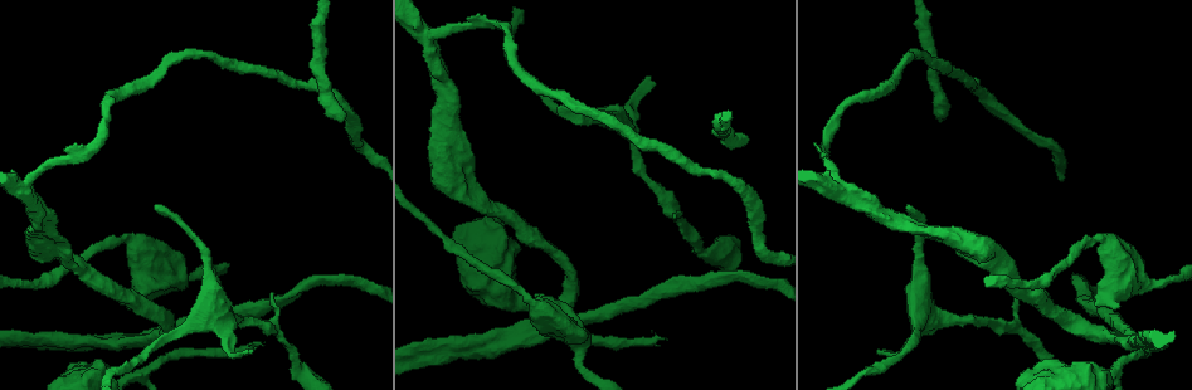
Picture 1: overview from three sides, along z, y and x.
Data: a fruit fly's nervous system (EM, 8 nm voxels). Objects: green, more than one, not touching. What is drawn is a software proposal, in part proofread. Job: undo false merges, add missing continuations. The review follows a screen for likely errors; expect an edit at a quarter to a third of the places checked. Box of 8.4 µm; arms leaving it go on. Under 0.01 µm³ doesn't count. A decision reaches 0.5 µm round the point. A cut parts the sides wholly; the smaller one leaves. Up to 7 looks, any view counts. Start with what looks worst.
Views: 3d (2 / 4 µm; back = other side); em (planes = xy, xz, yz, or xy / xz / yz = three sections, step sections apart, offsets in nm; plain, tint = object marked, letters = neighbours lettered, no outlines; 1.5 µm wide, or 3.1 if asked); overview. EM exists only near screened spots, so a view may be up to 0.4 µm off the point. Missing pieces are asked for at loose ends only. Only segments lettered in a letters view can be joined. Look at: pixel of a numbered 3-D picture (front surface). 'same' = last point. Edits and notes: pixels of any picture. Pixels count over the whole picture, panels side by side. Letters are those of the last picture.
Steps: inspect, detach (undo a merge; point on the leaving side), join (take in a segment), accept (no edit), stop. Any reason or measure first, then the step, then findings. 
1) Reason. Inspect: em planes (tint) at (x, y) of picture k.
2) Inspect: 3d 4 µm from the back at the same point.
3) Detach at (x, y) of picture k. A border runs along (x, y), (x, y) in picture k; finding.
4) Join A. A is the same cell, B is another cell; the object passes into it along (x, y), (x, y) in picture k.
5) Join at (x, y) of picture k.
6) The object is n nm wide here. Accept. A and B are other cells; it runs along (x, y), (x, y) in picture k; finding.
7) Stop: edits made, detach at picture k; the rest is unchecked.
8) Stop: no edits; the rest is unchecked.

Free end. Inspect: em planes (letters) at (663, 337) of picture 1.

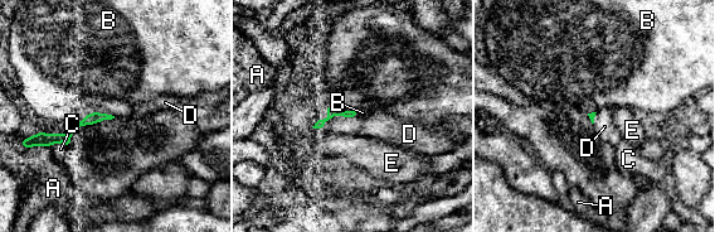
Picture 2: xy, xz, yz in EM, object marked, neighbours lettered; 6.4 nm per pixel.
Join D. D is the same cell, A, B, C and E are other cells; it goes on there.

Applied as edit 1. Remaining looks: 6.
Thin end. Inspect: 3d 4 µm at (649, 78) of picture 1.

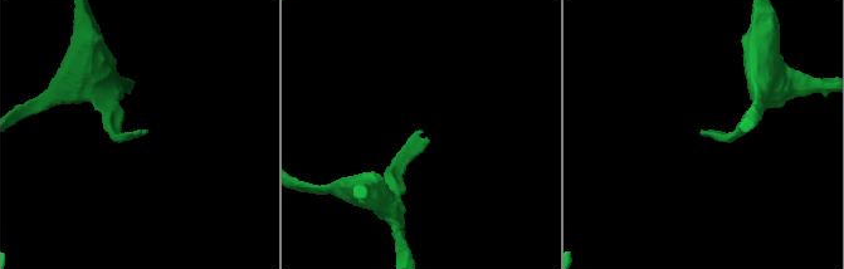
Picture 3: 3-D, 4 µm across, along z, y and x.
Need the tissue. Inspect: em planes (letters) at (703, 130) of picture 3.

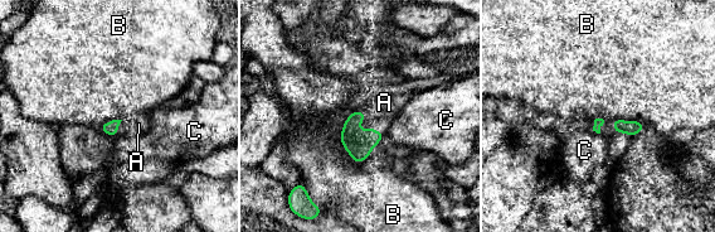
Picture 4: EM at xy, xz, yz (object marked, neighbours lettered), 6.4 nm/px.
The object is 80 nm wide here. Join A. A is the same cell, B and C are other cells; it goes on there.

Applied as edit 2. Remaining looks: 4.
Branch stops here. Inspect: 3d 2 µm at (458, 115) of picture 1.

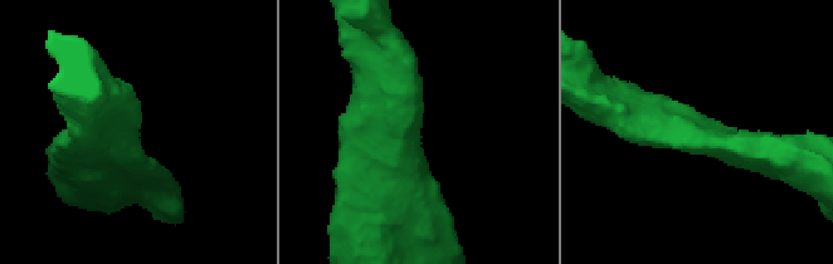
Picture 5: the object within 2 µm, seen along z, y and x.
Inspect: em xz step 4 (letters) at (416, 138) of picture 5.

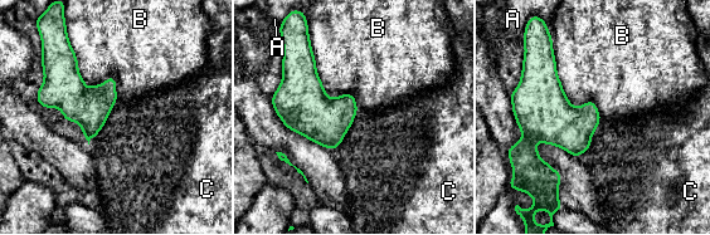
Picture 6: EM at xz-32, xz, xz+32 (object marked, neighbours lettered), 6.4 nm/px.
Another direction. Inspect: em planes (letters) at the same point.

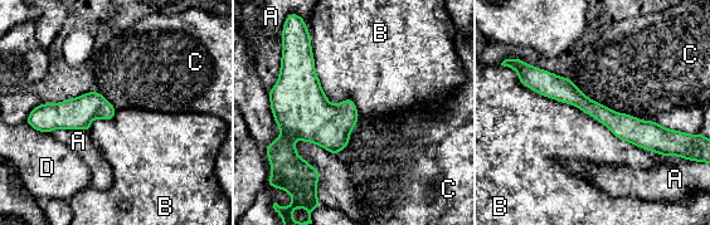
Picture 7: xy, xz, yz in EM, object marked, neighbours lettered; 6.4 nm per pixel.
Accept. A, B, C and D are other cells; no lettered segment goes on from it.

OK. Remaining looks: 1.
Stop: edits made, join at picture 2, join at picture 4; the rest is unchecked.

